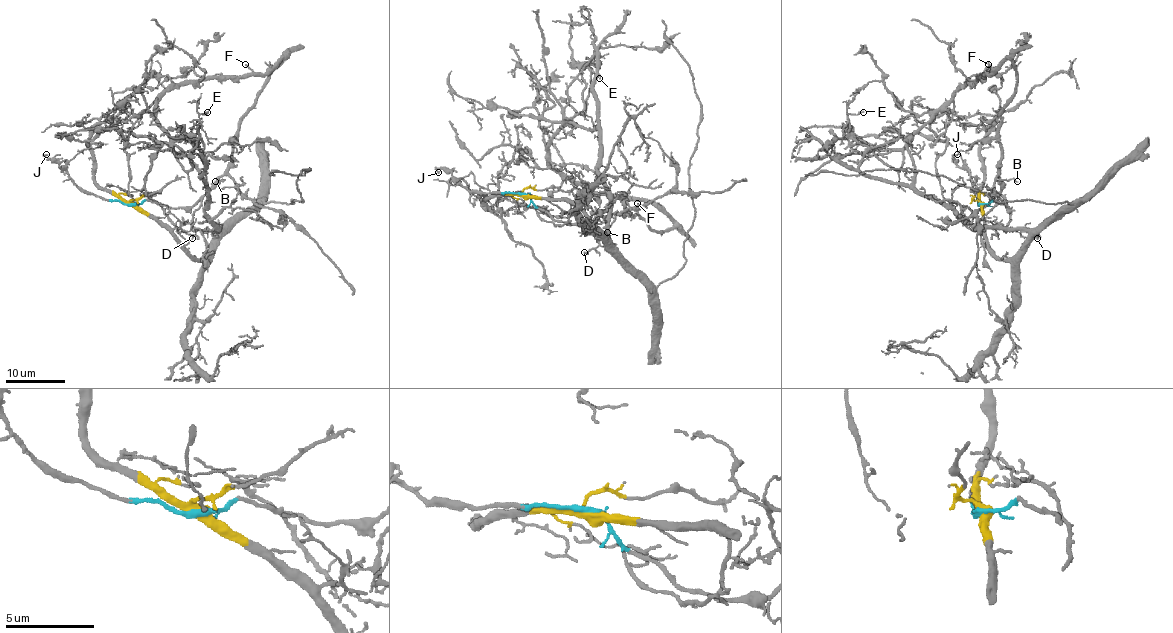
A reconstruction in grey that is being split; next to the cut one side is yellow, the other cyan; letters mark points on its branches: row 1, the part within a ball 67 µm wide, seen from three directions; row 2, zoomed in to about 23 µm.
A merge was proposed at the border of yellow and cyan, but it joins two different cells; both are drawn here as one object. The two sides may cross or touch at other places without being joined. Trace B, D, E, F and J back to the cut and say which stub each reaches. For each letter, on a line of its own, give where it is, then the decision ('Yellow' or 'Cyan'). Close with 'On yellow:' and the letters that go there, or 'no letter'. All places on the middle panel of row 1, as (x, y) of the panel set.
B: Place: (607, 232). Cyan
D: Place: (584, 252). Yellow
E: Place: (599, 78). Yellow
F: Place: (637, 203). Cyan
J: Place: (438, 172). Cyan
On yellow: D, E

